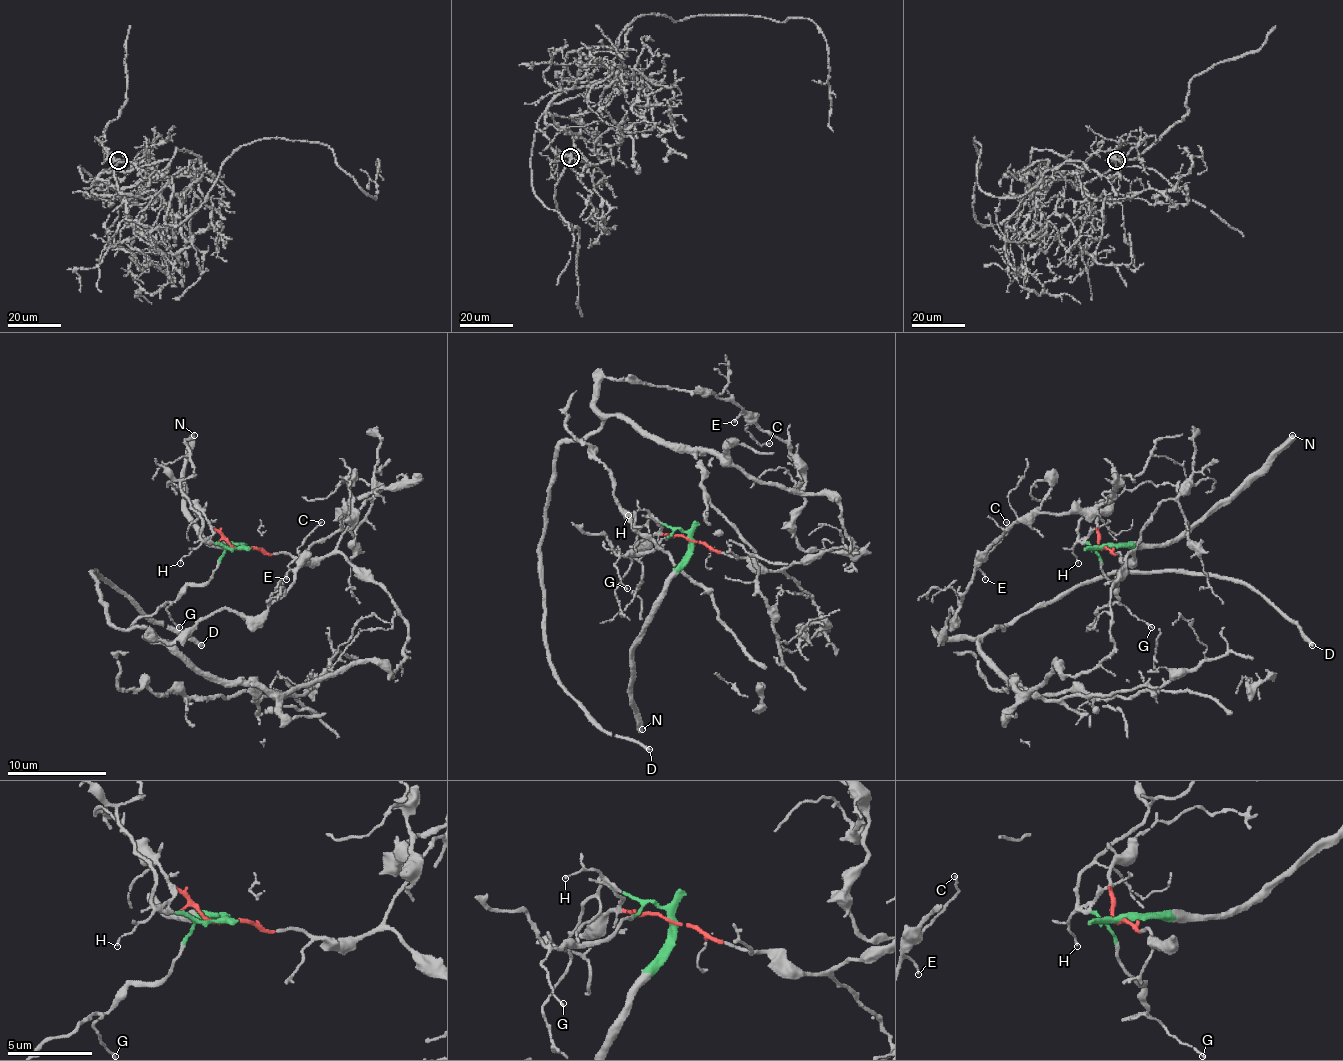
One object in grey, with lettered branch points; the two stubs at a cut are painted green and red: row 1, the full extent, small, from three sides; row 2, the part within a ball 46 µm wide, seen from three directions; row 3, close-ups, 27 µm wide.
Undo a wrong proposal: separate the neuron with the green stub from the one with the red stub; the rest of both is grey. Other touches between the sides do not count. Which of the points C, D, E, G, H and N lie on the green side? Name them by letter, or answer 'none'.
G, H, N

